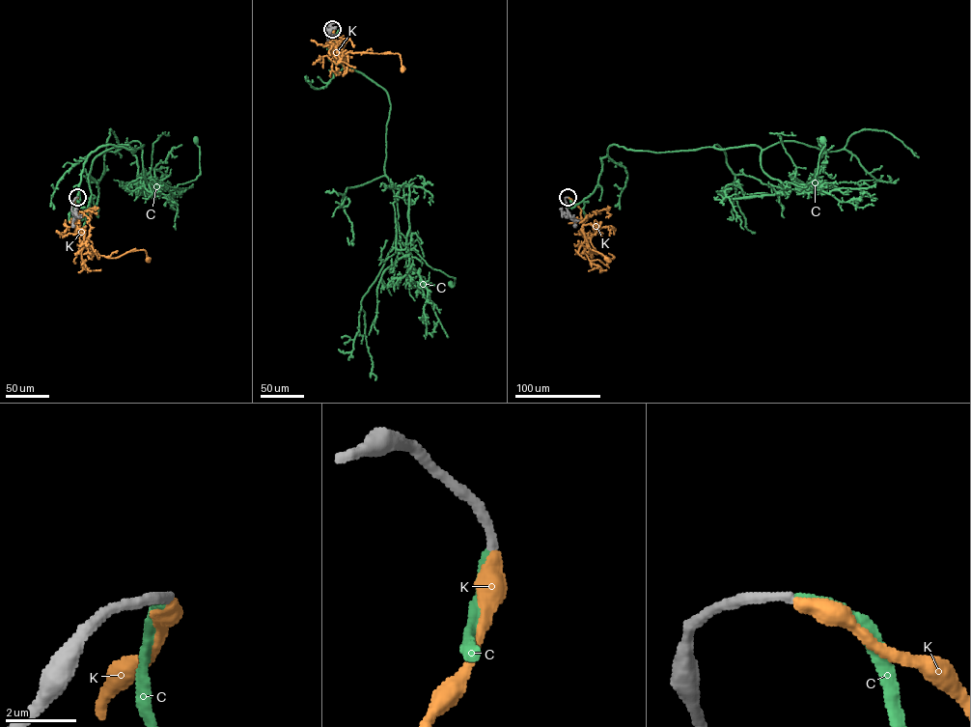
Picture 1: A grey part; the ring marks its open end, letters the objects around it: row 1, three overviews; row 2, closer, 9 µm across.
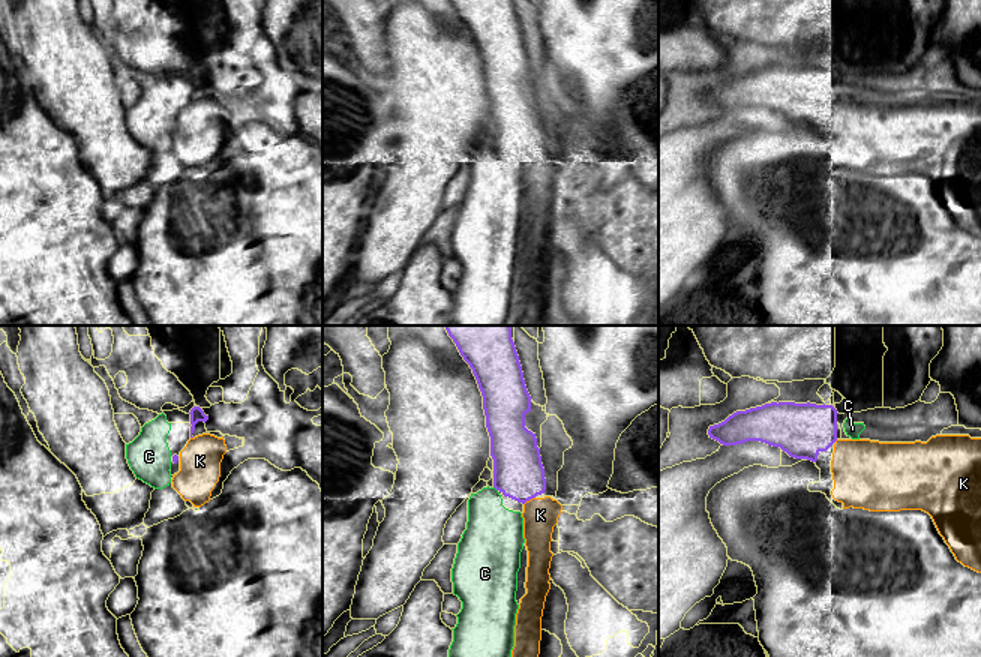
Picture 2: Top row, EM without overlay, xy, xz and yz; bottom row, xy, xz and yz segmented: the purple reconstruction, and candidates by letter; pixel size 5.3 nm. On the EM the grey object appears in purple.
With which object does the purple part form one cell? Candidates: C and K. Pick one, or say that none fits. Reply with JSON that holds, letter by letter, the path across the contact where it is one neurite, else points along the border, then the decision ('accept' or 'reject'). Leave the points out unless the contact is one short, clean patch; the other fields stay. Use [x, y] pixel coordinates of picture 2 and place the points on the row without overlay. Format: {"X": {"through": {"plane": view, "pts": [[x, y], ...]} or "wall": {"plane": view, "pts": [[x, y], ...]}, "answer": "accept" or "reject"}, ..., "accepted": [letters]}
{"C": {"answer": "reject"}, "K": {"answer": "accept"}, "accepted": ["K"]}

